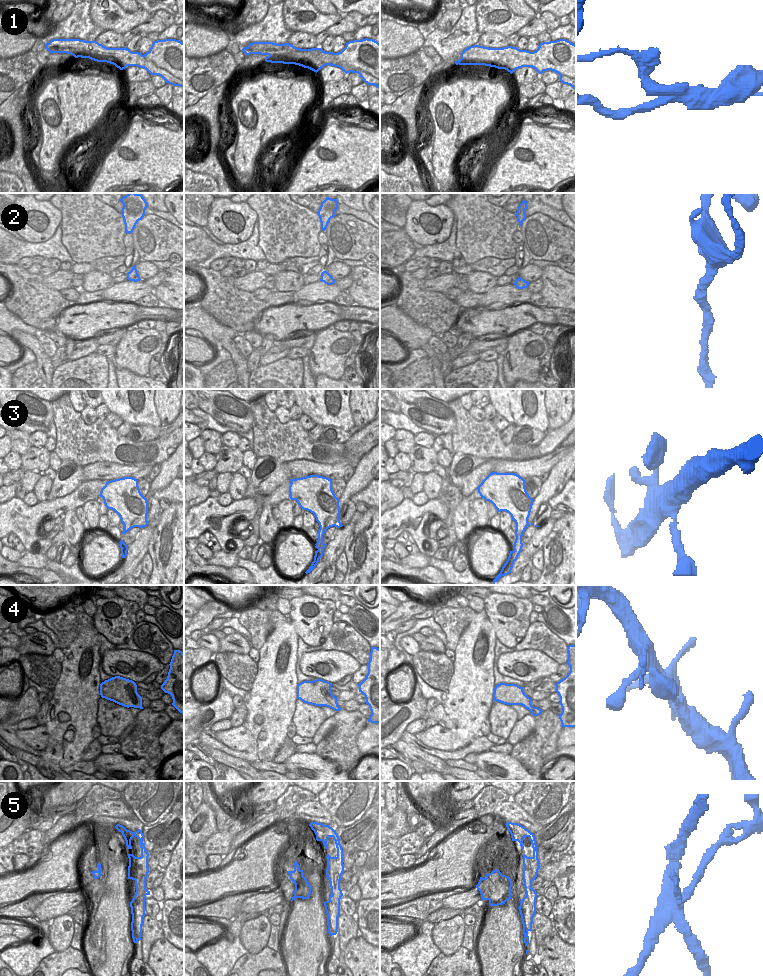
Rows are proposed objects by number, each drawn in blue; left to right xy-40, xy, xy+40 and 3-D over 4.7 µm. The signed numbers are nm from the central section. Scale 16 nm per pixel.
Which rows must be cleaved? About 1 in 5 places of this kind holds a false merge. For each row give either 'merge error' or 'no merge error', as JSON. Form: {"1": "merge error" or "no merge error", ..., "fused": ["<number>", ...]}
{"1": "merge error", "2": "no merge error", "3": "no merge error", "4": "no merge error", "5": "merge error", "fused": ["1", "5"]}

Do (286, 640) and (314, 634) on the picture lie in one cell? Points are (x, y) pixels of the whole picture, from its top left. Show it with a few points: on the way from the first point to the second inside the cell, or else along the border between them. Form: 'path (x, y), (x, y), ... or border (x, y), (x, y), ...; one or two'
border (289, 618), (298, 635); two

